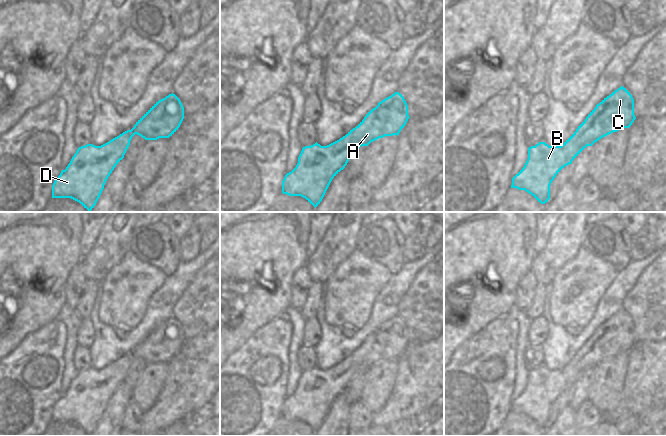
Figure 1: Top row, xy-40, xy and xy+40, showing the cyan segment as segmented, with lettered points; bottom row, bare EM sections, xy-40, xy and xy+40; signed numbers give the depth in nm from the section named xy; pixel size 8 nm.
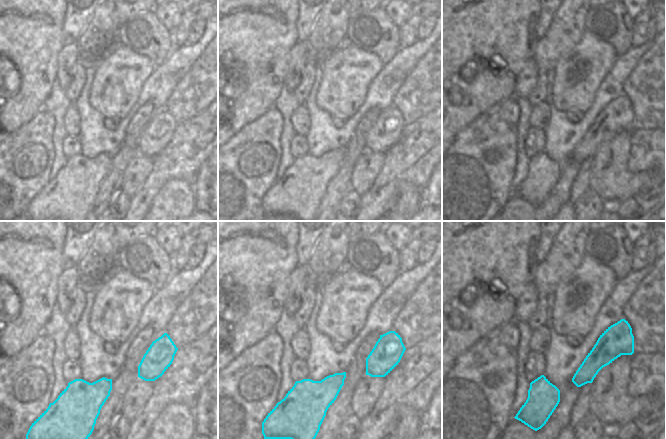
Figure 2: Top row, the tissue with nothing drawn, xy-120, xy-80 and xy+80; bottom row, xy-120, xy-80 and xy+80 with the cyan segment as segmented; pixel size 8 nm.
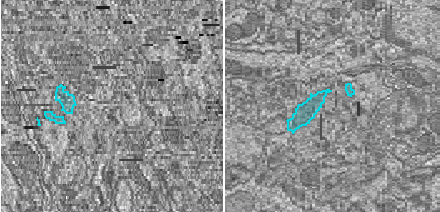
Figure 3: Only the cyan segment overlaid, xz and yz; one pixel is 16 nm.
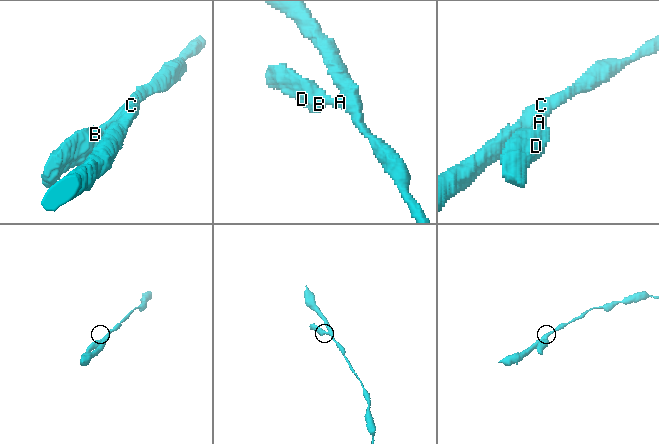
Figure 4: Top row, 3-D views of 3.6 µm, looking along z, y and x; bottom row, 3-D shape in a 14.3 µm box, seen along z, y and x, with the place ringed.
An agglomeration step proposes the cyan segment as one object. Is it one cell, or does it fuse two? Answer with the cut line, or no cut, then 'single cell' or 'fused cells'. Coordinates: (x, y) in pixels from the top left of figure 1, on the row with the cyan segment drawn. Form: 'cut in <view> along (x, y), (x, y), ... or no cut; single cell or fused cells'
no cut; single cell

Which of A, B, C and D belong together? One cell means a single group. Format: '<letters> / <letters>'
A B C D

